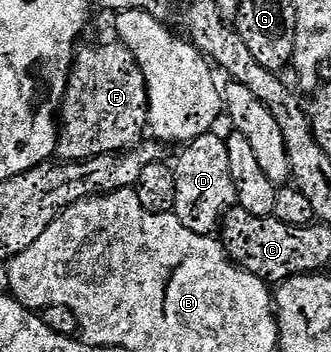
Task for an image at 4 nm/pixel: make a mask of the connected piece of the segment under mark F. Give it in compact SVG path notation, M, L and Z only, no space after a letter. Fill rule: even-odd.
M118 41L85 47L79 53L76 52L70 71L71 81L77 85L77 97L80 100L77 107L79 129L82 137L89 142L89 149L96 153L117 153L132 146L139 131L143 131L146 126L147 88L130 50Z

